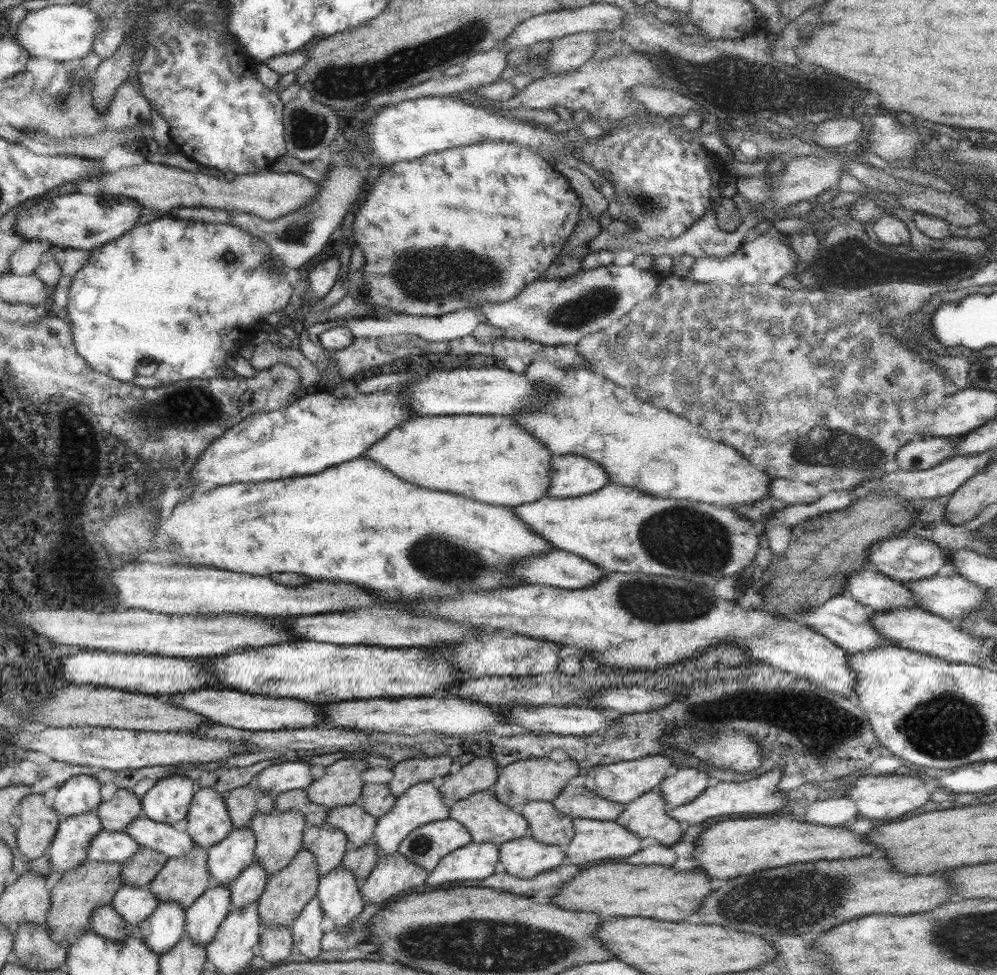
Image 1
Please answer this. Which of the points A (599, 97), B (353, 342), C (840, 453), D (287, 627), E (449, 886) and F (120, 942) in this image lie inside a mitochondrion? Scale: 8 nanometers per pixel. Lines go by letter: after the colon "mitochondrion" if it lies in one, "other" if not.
A: other
B: other
C: mitochondrion
D: other
E: other
F: other

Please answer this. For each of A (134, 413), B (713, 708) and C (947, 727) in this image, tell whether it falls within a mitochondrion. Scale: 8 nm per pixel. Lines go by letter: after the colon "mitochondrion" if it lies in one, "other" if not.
A: mitochondrion
B: mitochondrion
C: mitochondrion

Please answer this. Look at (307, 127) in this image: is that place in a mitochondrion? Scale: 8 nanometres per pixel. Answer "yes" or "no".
yes

